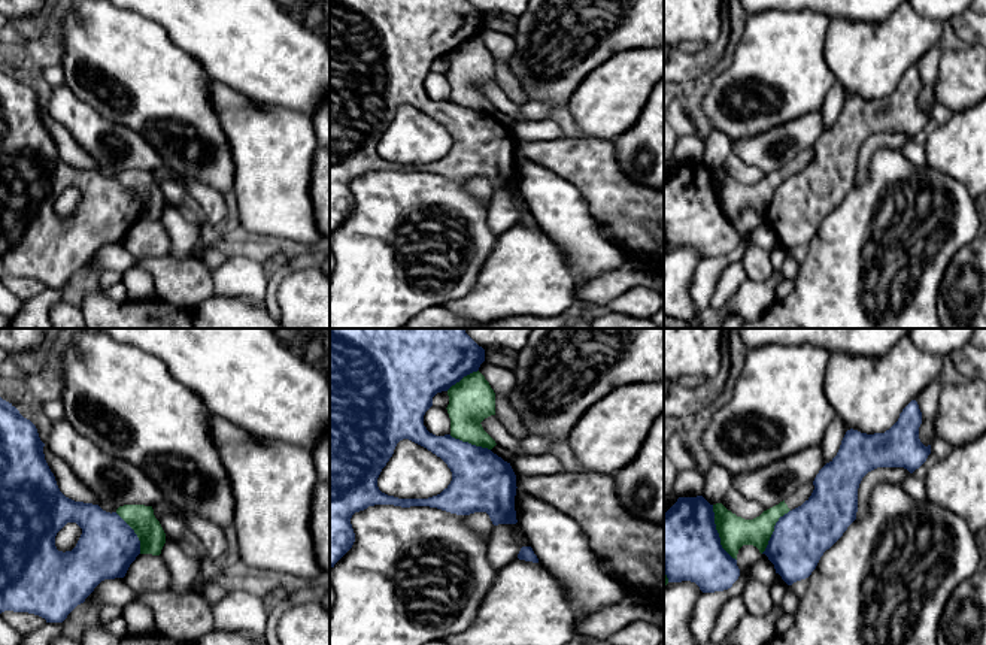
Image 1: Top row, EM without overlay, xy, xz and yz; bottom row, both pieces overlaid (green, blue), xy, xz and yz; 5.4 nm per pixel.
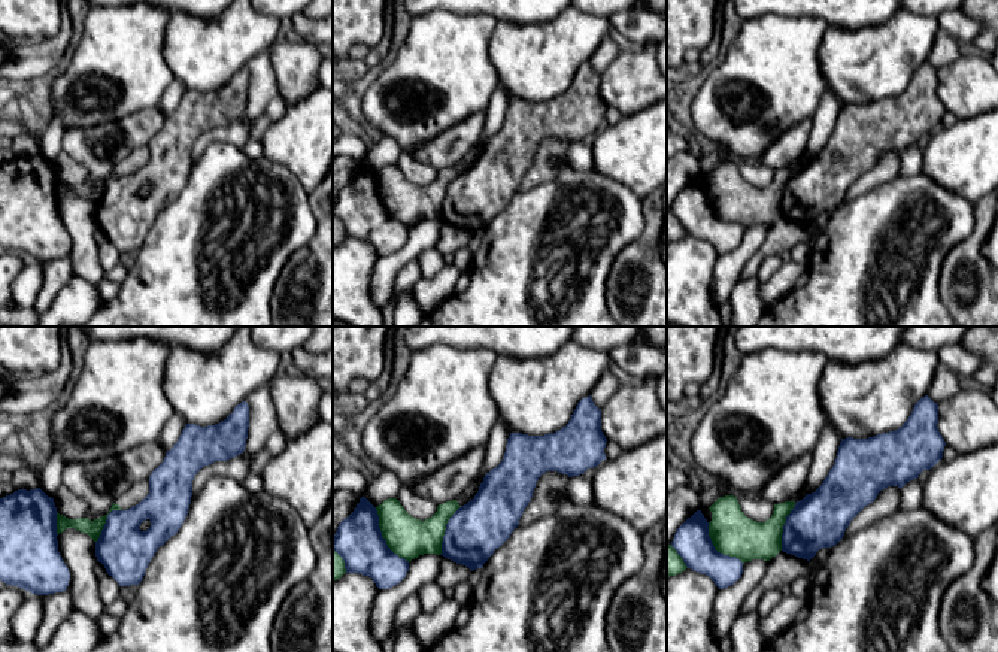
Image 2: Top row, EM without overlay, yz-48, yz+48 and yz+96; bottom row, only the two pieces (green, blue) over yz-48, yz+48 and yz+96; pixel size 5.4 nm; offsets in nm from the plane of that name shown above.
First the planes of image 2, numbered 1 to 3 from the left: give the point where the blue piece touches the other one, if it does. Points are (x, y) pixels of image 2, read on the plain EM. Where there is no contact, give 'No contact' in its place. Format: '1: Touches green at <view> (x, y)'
1: Touches green at yz-48 (105, 188)
2: Touches green at yz+48 (384, 203)
3: Touches green at yz+96 (716, 215)

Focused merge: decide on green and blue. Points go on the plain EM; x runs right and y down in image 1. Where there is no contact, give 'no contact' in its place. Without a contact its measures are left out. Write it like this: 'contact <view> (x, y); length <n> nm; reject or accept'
contact yz (718, 197); length 340 nm; reject

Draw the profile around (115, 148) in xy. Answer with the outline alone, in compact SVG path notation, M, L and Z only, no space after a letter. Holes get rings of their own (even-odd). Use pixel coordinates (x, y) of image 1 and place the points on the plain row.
M66 85L52 88L45 112L72 133L106 178L116 178L124 170L155 172L163 167L161 157L143 136L103 118Z

